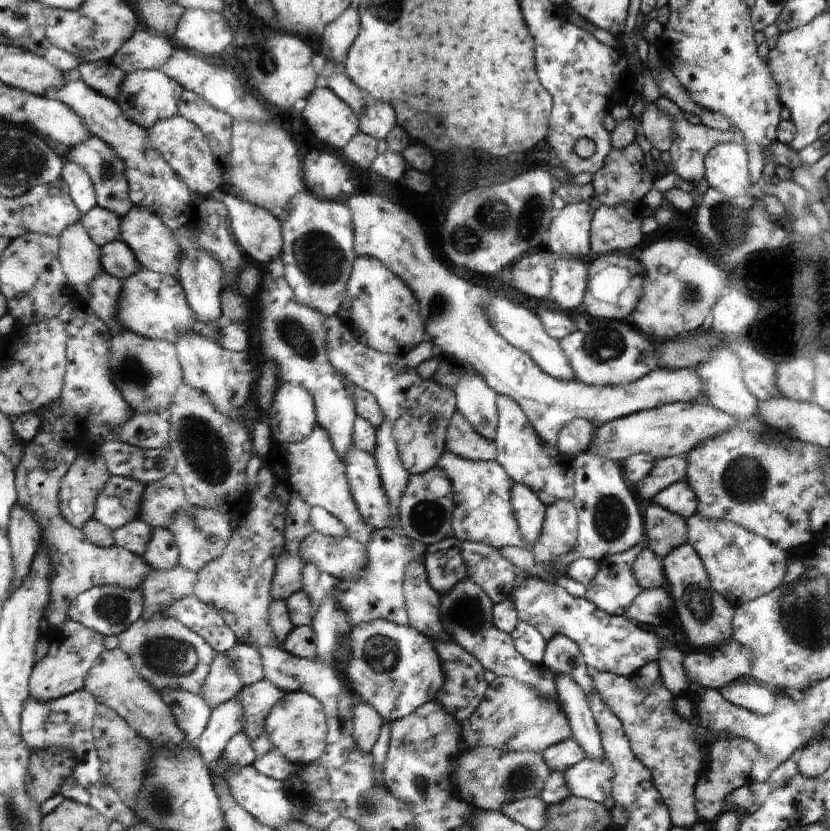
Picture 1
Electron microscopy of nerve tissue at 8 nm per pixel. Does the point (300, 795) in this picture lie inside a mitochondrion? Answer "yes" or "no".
no

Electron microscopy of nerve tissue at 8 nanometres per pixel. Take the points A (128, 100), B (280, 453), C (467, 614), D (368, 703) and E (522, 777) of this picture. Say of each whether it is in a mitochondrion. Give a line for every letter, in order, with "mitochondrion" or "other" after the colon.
A: other
B: other
C: mitochondrion
D: other
E: mitochondrion

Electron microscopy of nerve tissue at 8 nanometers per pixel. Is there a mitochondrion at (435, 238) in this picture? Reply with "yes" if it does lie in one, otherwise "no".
no

